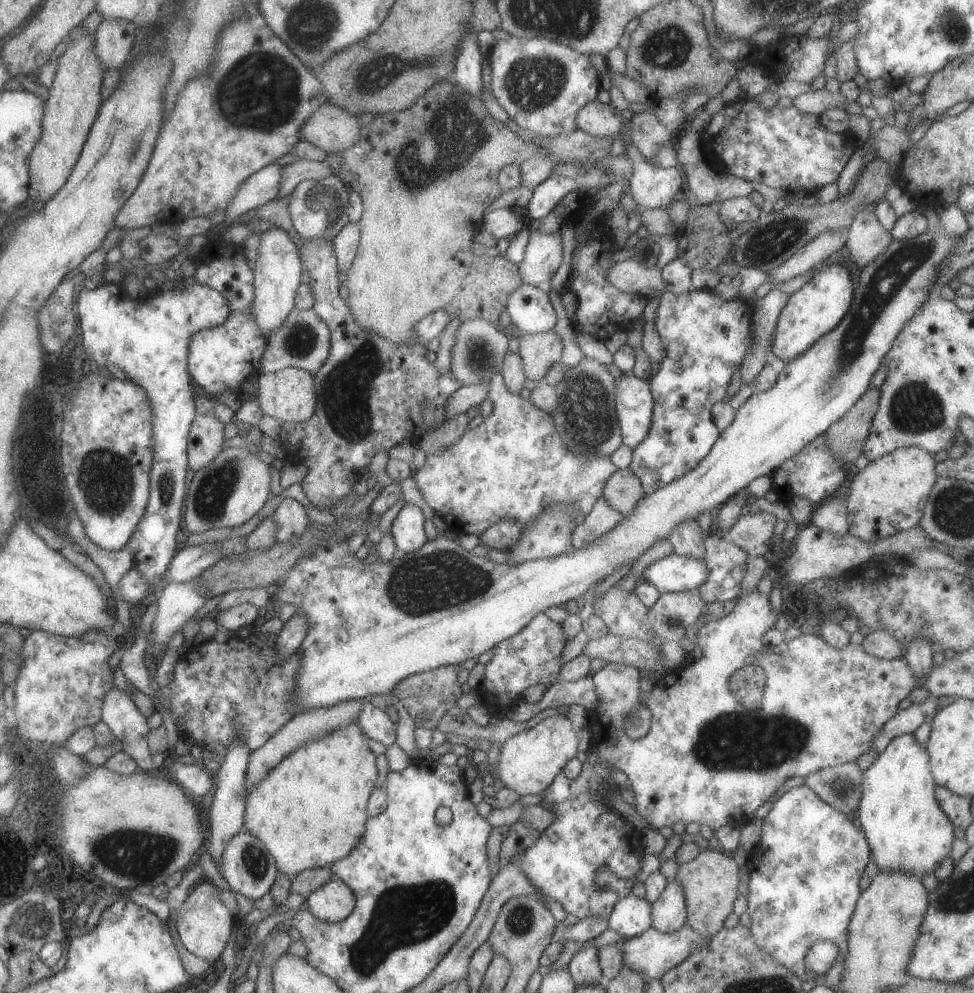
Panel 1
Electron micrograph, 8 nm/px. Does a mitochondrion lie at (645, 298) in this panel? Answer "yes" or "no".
no

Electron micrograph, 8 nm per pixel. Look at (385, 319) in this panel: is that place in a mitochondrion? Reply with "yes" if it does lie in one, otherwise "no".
no

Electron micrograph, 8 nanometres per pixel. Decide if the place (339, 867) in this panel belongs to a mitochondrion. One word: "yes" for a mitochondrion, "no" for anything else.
no

